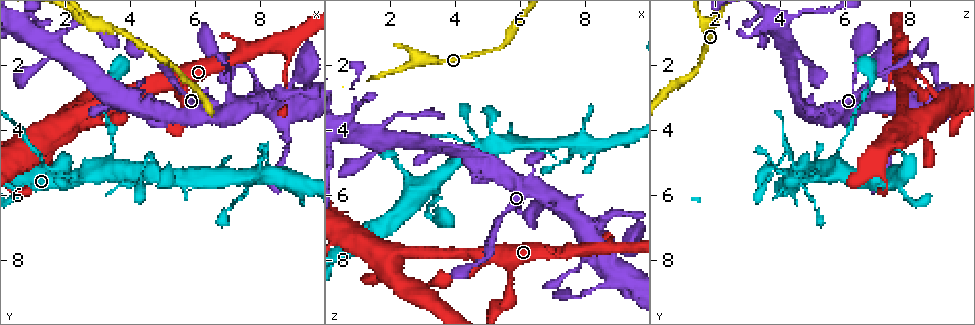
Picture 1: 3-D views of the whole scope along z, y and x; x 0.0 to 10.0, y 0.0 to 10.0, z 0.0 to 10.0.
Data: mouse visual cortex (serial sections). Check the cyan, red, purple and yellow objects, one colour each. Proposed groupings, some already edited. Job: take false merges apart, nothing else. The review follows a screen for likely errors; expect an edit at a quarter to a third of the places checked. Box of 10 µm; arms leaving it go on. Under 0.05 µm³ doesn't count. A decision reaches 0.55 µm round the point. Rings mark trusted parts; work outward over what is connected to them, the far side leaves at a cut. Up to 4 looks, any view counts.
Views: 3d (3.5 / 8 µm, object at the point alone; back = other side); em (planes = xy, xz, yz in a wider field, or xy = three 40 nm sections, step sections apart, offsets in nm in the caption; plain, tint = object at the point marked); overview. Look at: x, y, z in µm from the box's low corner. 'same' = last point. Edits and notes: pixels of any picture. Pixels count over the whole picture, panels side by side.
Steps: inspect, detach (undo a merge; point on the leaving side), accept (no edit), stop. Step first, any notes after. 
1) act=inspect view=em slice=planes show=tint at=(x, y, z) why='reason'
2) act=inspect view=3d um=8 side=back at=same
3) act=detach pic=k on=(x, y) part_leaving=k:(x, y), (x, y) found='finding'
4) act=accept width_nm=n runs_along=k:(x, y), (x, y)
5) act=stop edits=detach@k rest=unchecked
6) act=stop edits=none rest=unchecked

act=inspect view=3d um=8 at=(3.20, 5.30, 5.70) why='sharp bend'

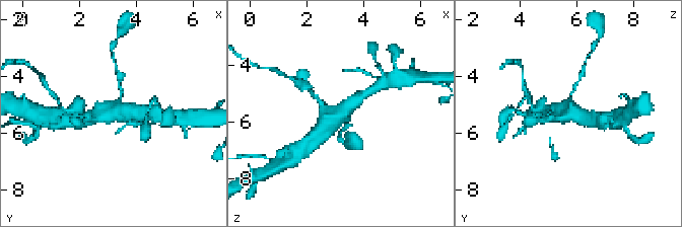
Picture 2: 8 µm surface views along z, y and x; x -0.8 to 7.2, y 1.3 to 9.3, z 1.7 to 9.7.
act=inspect view=em slice=planes show=tint at=same arms=4 arm_widths_nm=150,200,450,500

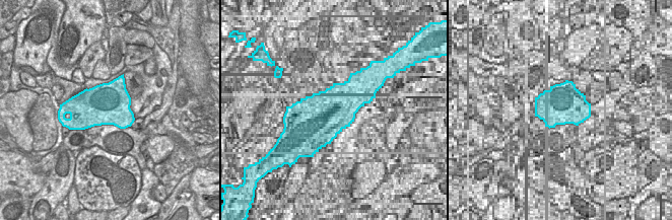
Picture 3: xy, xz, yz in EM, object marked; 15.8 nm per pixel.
act=accept width_nm=650 runs_along=2:(313, 137), (328, 122), (358, 98) found='continuous, no second cell'

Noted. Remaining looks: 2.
act=inspect view=3d um=3.5 at=(3.00, 0.80, 1.90) why='three-way junction'

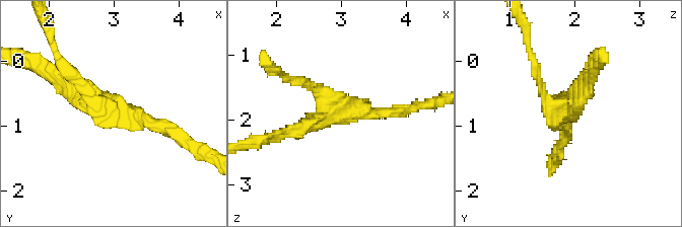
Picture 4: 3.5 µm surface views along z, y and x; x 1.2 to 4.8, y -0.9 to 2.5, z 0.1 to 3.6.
act=inspect view=em slice=xy step=2 show=tint at=(3.00, 0.75, 1.90) arms=3 arm_widths_nm=150,150,200 why='shape alone is not enough'

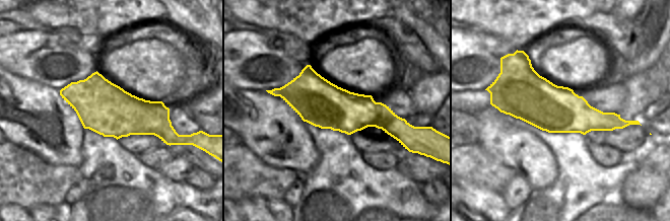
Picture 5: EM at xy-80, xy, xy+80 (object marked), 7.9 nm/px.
act=detach pic=4 on=(307, 82) width_nm=360 part_leaving=4:(331, 100), (319, 89), (284, 79) found='a second cell is stuck on'

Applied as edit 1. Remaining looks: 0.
act=stop edits=detach@4 rest=unchecked

